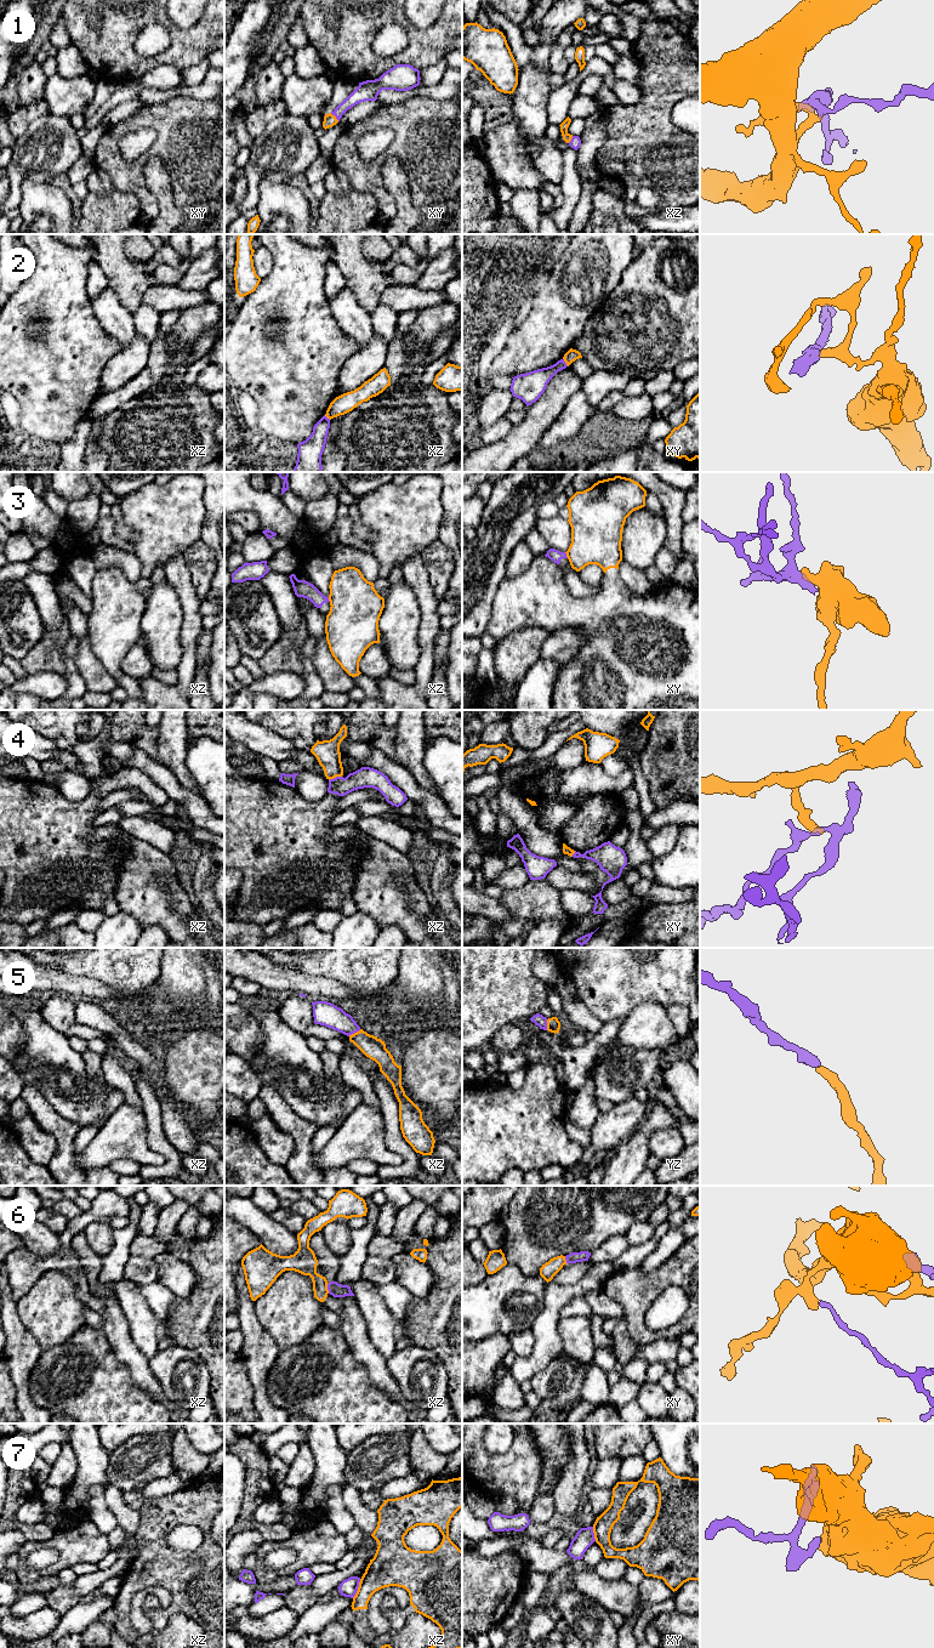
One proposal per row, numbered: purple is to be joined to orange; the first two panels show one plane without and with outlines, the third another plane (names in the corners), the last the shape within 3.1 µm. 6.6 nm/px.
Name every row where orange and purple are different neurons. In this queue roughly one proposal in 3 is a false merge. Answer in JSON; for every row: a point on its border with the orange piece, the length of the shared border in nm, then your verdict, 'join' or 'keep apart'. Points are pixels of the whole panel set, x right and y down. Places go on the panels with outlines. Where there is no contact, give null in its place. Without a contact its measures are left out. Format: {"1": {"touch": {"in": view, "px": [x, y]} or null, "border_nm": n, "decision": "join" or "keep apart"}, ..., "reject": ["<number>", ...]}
{"1": {"touch": {"in": "xy", "px": [335, 117]}, "border_nm": 80, "decision": "join"}, "2": {"touch": {"in": "xy", "px": [564, 361]}, "border_nm": 70, "decision": "keep apart"}, "3": {"touch": {"in": "xy", "px": [567, 555]}, "border_nm": 50, "decision": "keep apart"}, "4": {"touch": {"in": "xz", "px": [335, 777]}, "border_nm": 90, "decision": "keep apart"}, "5": {"touch": {"in": "xz", "px": [354, 1033]}, "border_nm": 100, "decision": "join"}, "6": {"touch": {"in": "xz", "px": [326, 1288]}, "border_nm": 70, "decision": "keep apart"}, "7": {"touch": {"in": "xz", "px": [358, 1589]}, "border_nm": 140, "decision": "keep apart"}, "reject": ["2", "3", "4", "6", "7"]}

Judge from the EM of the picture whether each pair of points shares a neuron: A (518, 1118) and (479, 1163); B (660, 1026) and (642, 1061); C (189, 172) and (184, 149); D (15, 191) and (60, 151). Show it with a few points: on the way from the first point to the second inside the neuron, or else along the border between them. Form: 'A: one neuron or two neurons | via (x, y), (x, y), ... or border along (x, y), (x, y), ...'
A: one neuron | via (508, 1129), (487, 1152)
B: two neurons | border along (620, 1047), (661, 1047), (666, 1050)
C: one neuron | via (189, 166), (189, 155)
D: one neuron | via (17, 177), (46, 151)

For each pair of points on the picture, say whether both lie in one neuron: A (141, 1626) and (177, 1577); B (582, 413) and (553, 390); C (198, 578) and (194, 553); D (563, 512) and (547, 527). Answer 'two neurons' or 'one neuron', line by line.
A: two neurons
B: two neurons
C: one neuron
D: two neurons

